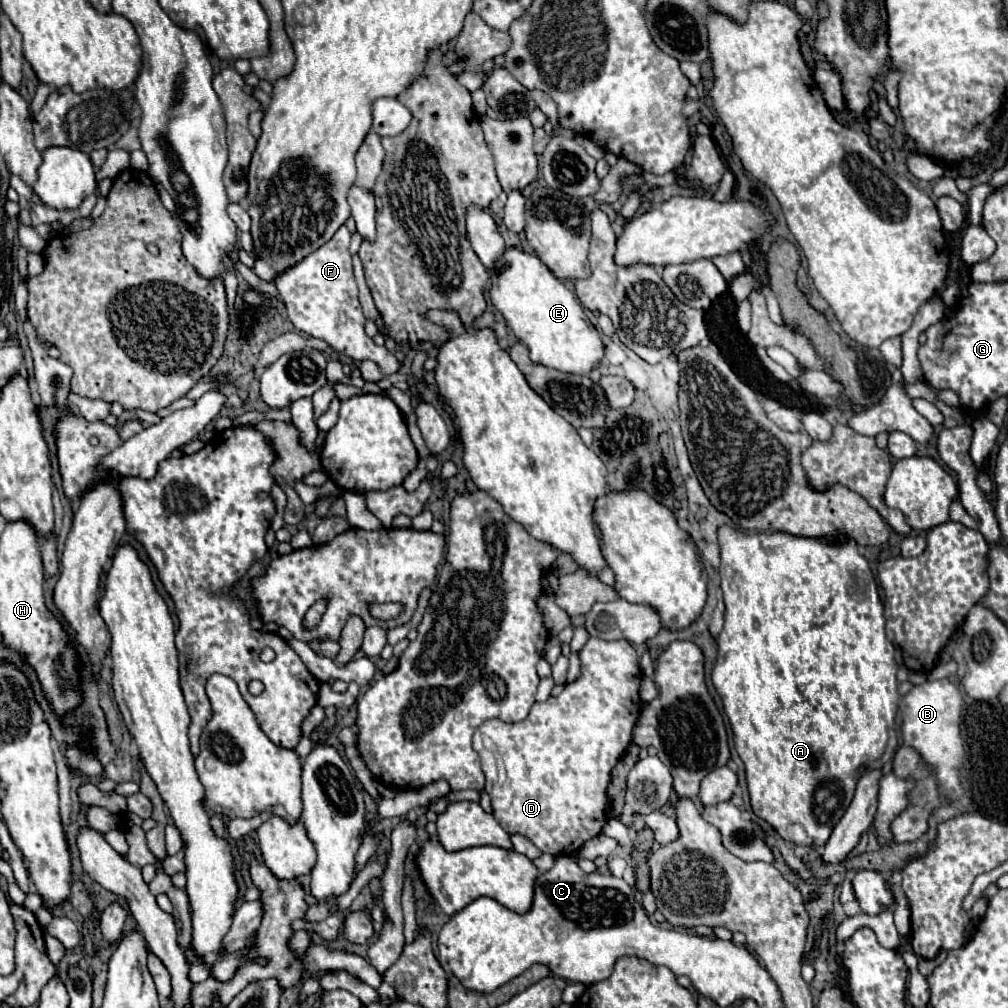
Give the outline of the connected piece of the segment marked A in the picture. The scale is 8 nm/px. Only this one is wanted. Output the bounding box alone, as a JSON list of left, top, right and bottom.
[711,526,897,846]

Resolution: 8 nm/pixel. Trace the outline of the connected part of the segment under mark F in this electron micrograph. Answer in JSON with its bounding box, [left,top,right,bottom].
[277,226,399,374]

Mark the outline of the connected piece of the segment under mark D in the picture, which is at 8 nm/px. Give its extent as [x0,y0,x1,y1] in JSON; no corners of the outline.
[473,638,641,856]

